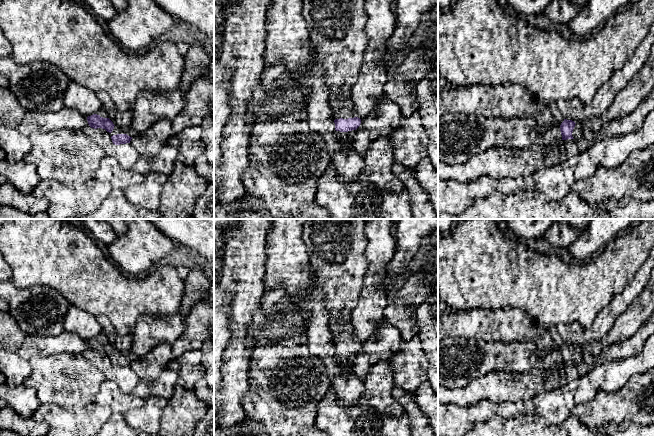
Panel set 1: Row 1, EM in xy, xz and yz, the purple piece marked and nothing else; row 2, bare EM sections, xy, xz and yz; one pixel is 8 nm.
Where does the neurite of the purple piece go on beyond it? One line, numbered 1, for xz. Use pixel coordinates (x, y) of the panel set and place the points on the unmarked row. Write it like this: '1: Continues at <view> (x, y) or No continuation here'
1: Continues at xz (336, 247)

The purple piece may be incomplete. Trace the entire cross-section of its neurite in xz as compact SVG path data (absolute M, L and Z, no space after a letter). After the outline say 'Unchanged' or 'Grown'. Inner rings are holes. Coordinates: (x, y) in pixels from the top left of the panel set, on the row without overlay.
M307 219L303 224L302 237L315 270L317 285L325 293L325 307L330 313L329 331L333 336L334 358L343 368L352 367L361 343L356 340L351 312L358 304L364 279L368 271L365 235L365 219Z. Grown

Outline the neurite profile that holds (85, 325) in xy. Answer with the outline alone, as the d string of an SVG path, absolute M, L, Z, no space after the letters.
M70 305L66 312L64 330L78 335L85 341L102 332L102 328L94 315L73 305Z

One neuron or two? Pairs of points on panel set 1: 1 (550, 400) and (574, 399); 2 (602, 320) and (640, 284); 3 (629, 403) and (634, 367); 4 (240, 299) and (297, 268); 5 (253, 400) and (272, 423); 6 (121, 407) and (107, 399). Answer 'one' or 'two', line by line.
1: one
2: one
3: two
4: two
5: one
6: one

